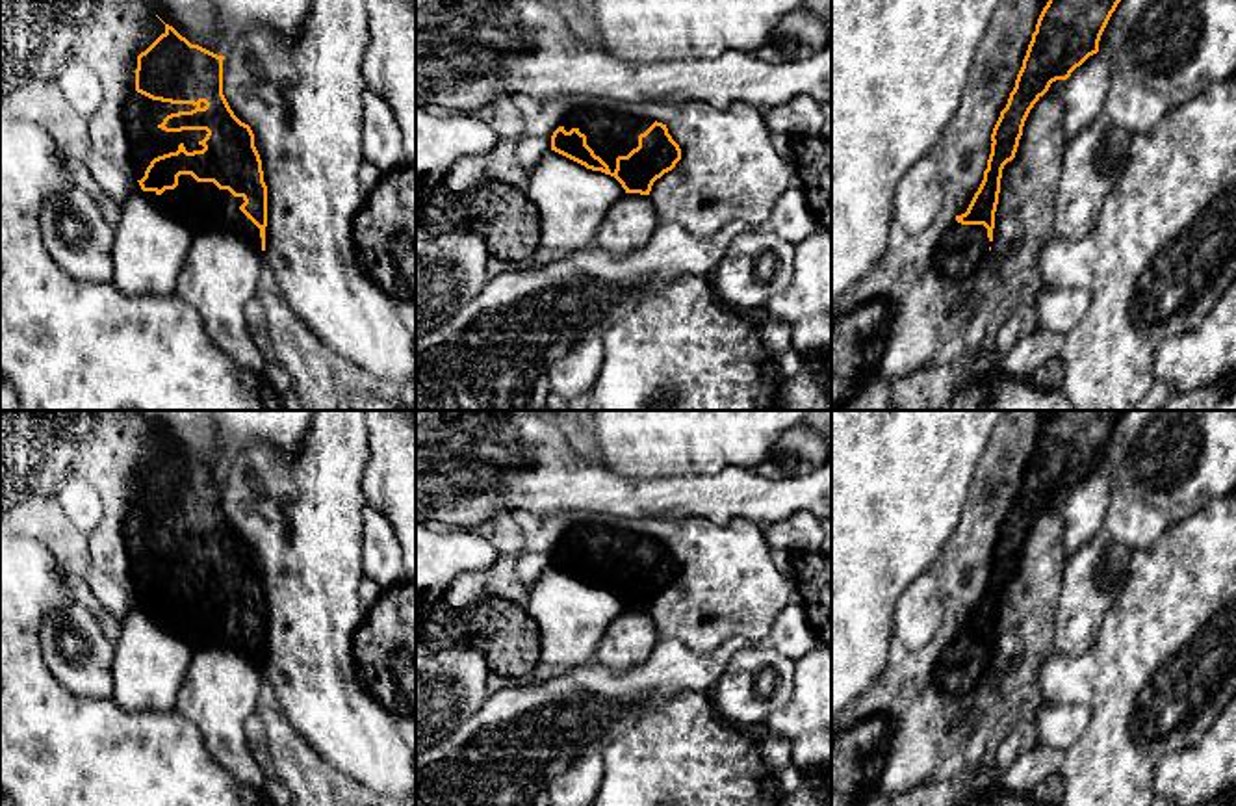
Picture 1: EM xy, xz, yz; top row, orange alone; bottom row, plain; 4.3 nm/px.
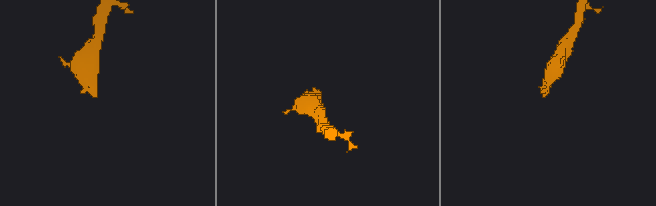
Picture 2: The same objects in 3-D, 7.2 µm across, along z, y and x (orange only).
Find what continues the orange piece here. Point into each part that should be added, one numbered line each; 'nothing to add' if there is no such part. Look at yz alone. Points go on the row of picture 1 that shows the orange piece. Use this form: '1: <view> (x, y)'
1: yz (964, 247)

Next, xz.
1: xz (609, 134)

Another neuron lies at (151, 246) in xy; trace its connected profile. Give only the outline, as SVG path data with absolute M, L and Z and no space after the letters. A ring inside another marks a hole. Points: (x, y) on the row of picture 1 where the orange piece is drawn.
M132 176L132 193L121 204L121 221L113 241L113 284L128 295L169 295L174 293L178 275L186 262L195 234L174 215L165 212L143 191Z

